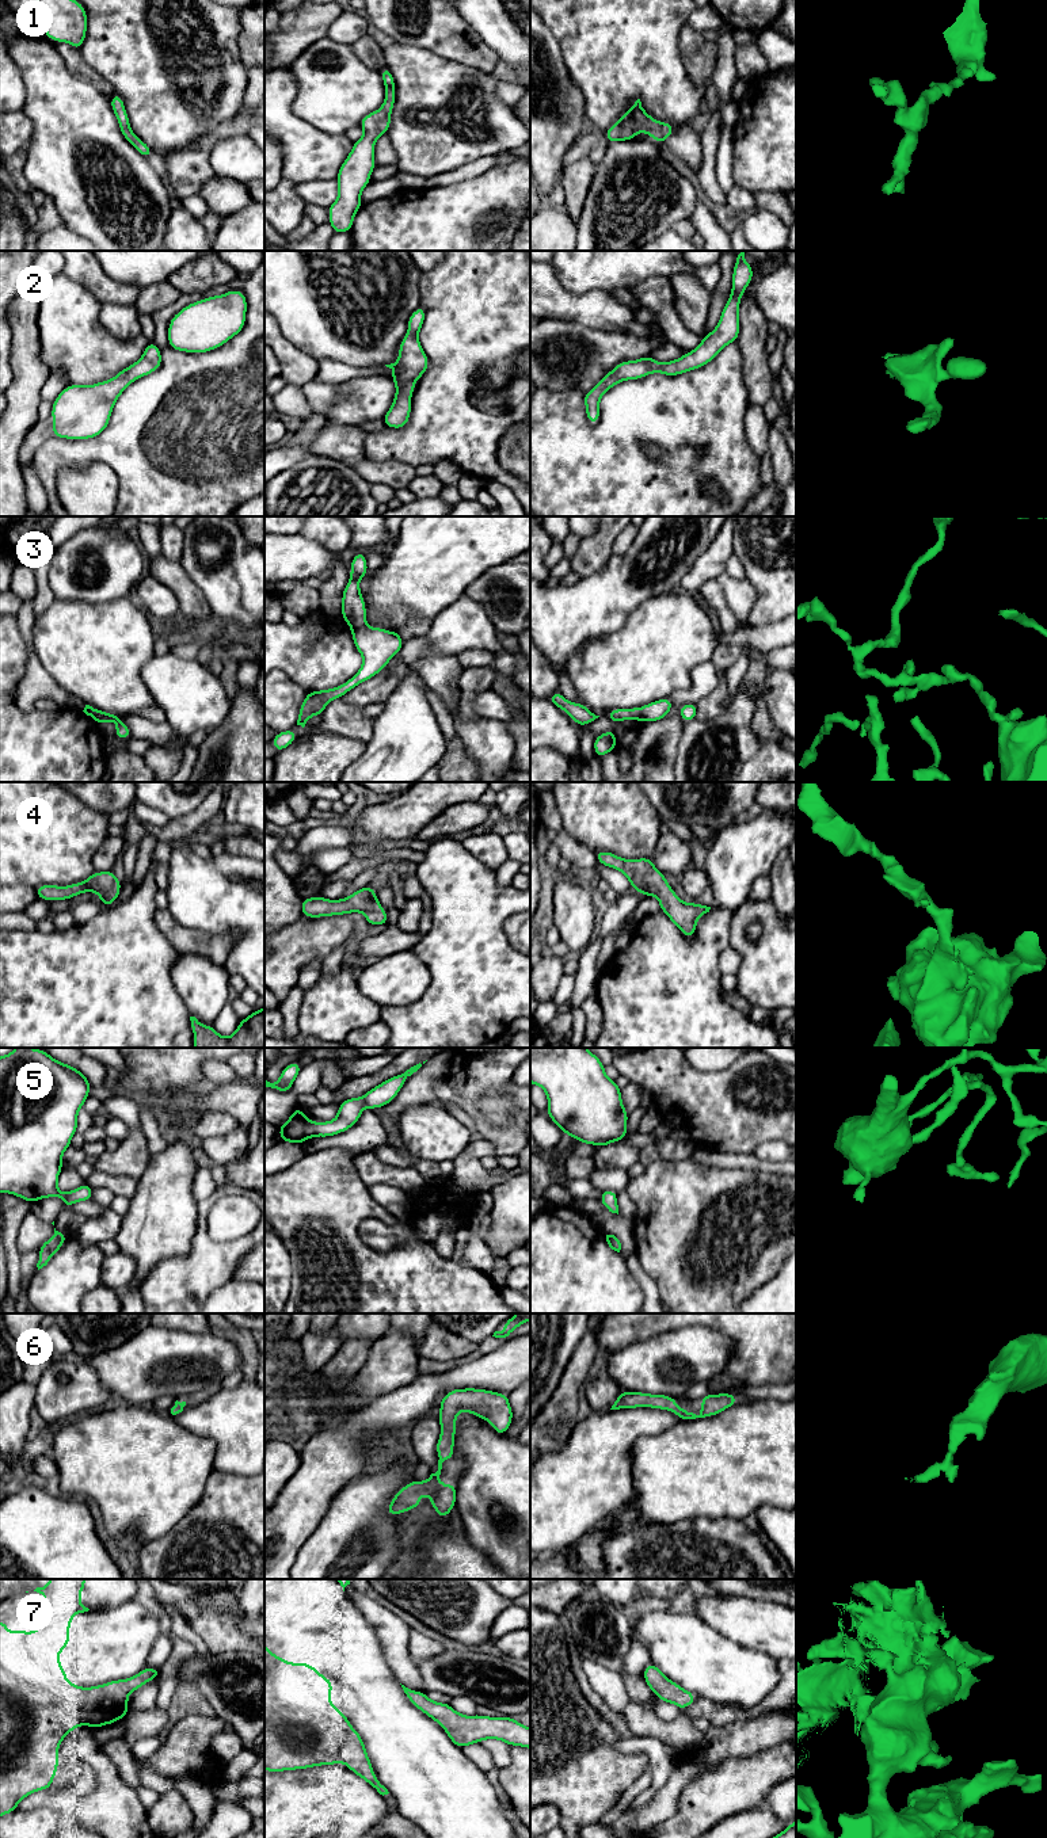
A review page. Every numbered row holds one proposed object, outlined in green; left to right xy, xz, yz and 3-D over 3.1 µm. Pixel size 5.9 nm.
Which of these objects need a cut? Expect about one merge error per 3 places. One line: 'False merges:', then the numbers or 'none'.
False merges: 3

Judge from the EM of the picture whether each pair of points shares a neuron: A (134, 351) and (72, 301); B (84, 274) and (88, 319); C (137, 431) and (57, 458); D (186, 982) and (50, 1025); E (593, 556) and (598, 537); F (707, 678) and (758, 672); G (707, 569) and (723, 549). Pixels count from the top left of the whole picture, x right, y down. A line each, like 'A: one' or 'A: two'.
A: one
B: two
C: one
D: two
E: one
F: two
G: one

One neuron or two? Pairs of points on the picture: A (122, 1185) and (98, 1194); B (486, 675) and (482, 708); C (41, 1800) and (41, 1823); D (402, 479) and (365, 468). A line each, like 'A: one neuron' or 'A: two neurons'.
A: two neurons
B: two neurons
C: two neurons
D: one neuron

